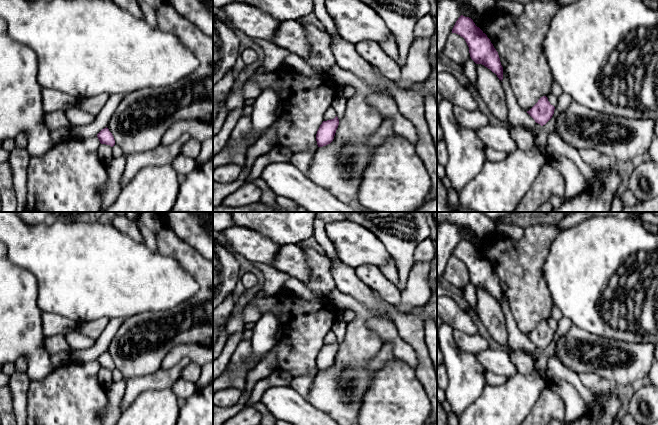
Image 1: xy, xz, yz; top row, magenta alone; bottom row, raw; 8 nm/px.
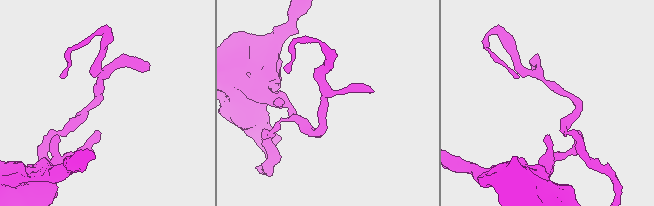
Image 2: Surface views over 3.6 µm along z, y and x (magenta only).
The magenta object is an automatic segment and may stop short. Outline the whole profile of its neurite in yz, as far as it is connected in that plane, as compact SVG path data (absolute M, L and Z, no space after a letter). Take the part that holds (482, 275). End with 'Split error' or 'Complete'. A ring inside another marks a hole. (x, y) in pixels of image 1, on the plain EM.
M461 239L455 247L452 257L465 263L470 281L476 288L484 289L502 305L503 291L498 276L487 259L475 249L471 242Z. Complete

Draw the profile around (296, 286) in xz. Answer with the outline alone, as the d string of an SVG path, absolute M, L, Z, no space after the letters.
M293 277L284 282L283 288L290 290L304 299L313 299L315 295L306 287L306 285Z

